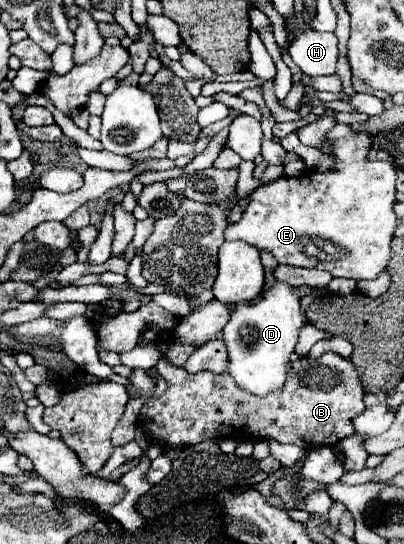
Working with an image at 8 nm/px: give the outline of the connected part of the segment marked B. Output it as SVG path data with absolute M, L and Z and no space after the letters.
M323 354L319 360L301 358L297 362L291 362L291 370L287 374L287 386L281 392L269 394L267 398L255 398L253 394L247 394L235 386L229 374L211 374L211 372L199 372L199 374L187 374L183 368L171 364L165 356L157 362L159 374L167 380L167 390L159 398L149 398L141 414L145 416L145 430L149 432L149 440L163 440L165 446L193 446L201 442L205 430L219 434L219 436L237 436L241 440L251 440L253 436L269 436L283 444L295 444L303 450L313 450L317 446L335 446L341 438L353 434L353 420L365 410L363 404L363 388L357 376L355 366L341 358L339 354Z

